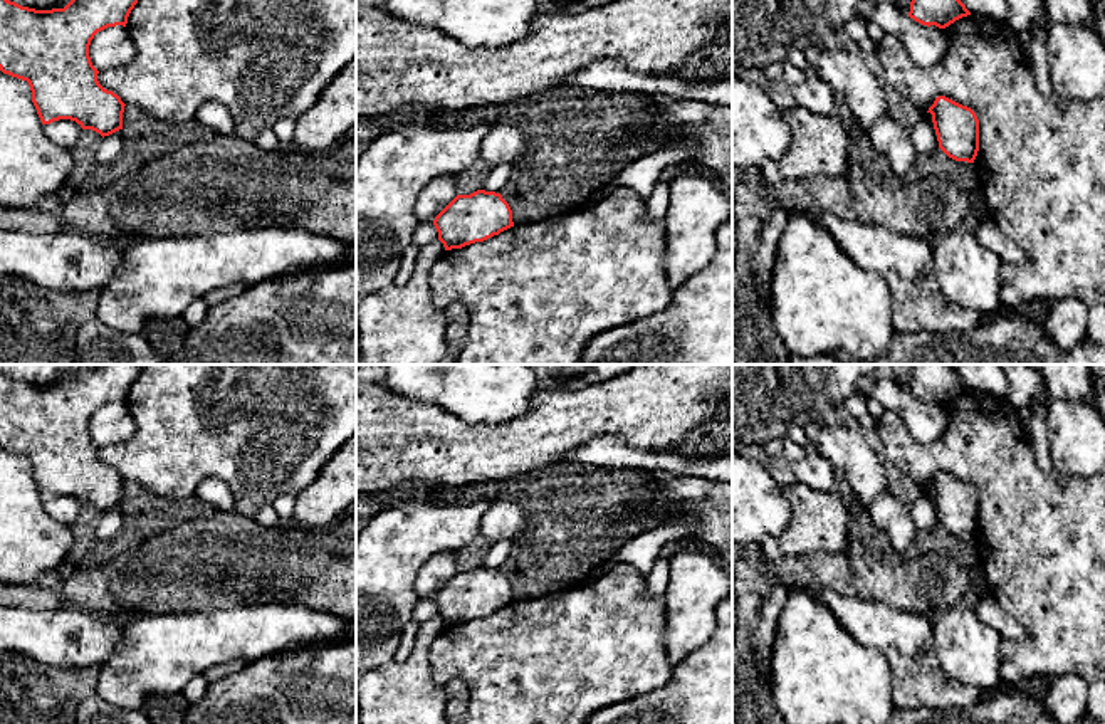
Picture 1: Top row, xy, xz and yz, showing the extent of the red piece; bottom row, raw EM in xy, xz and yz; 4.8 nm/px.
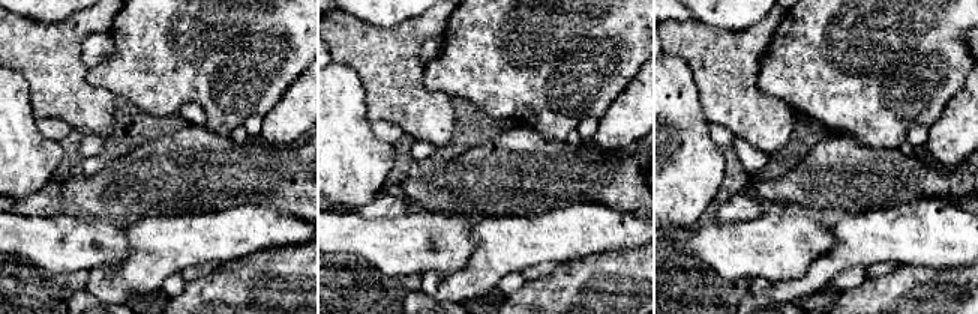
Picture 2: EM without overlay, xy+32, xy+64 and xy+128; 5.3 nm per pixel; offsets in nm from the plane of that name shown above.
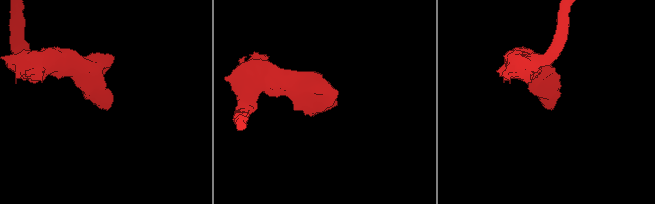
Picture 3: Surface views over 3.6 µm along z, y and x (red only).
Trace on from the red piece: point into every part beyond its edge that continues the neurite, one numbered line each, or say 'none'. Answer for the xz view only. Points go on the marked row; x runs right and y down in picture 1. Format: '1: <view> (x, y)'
none

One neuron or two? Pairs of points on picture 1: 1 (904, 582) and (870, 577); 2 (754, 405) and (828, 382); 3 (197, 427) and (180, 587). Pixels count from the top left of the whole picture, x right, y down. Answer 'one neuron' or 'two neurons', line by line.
1: one neuron
2: one neuron
3: two neurons

